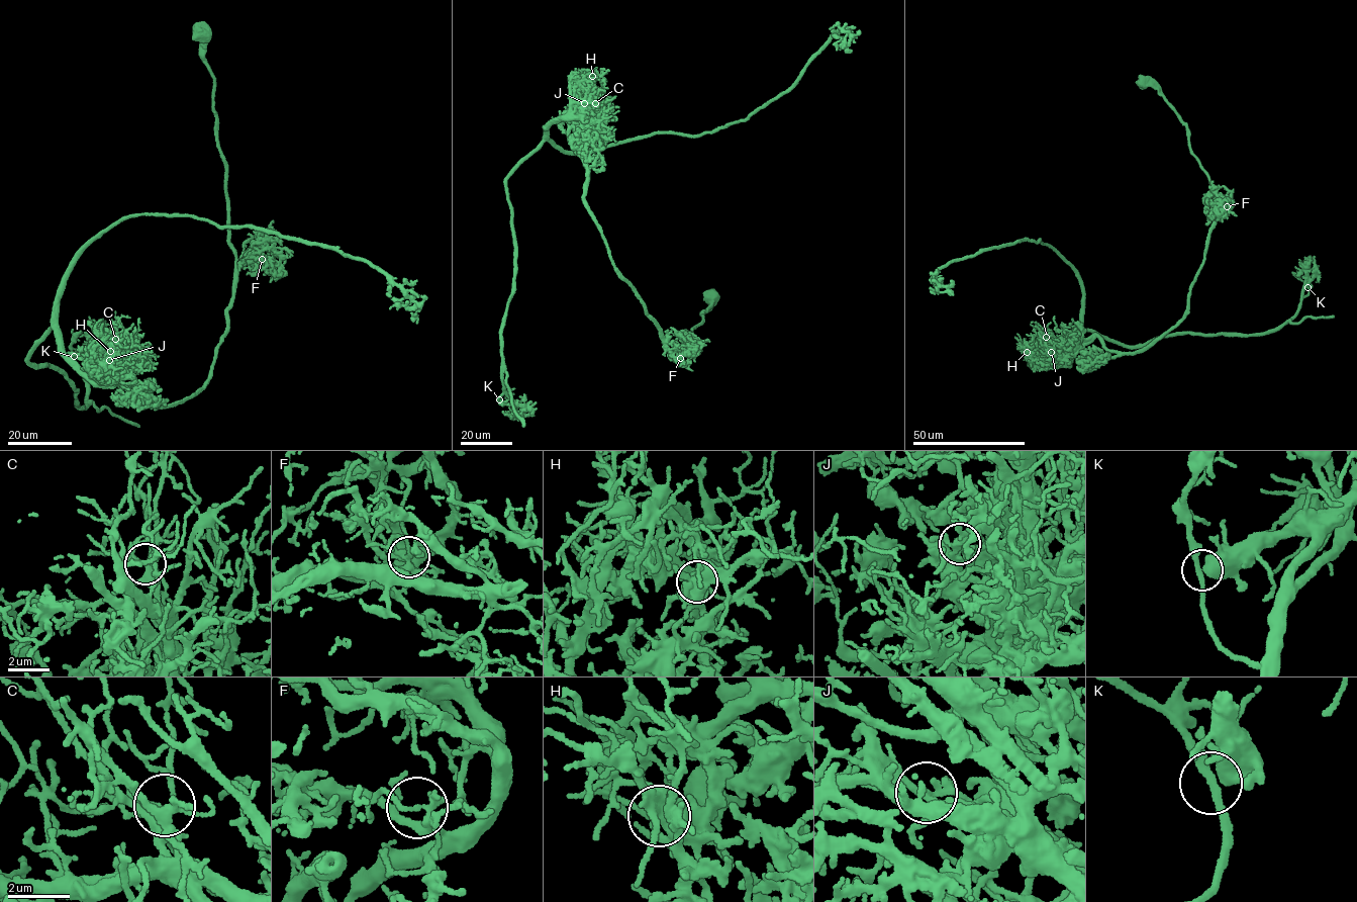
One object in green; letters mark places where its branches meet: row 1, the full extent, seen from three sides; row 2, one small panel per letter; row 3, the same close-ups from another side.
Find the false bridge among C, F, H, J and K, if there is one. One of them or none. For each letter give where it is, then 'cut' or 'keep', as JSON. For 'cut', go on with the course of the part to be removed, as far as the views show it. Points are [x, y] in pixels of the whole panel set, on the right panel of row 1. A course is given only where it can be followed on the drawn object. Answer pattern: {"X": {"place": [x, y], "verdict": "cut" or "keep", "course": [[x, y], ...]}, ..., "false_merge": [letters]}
{"C": {"place": [1046, 337], "verdict": "keep"}, "F": {"place": [1227, 206], "verdict": "keep"}, "H": {"place": [1027, 352], "verdict": "keep"}, "J": {"place": [1051, 352], "verdict": "cut", "course": [[1051, 351], [1096, 336], [1146, 350], [1180, 322], [1204, 260], [1209, 179], [1139, 78]]}, "K": {"place": [1307, 287], "verdict": "keep"}, "false_merge": ["J"]}

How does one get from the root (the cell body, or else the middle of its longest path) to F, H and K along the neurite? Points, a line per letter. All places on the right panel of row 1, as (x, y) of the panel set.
F: (1144, 83), (1150, 82), (1158, 90), (1186, 126), (1189, 150), (1209, 179), (1218, 216), (1228, 210), (1227, 206)
H: (1144, 83), (1186, 126), (1217, 205), (1188, 308), (1134, 352), (1109, 352), (1096, 336), (1065, 356), (1027, 352)
K: (1144, 83), (1217, 218), (1174, 326), (1068, 363), (1084, 330), (1271, 332), (1307, 287)

